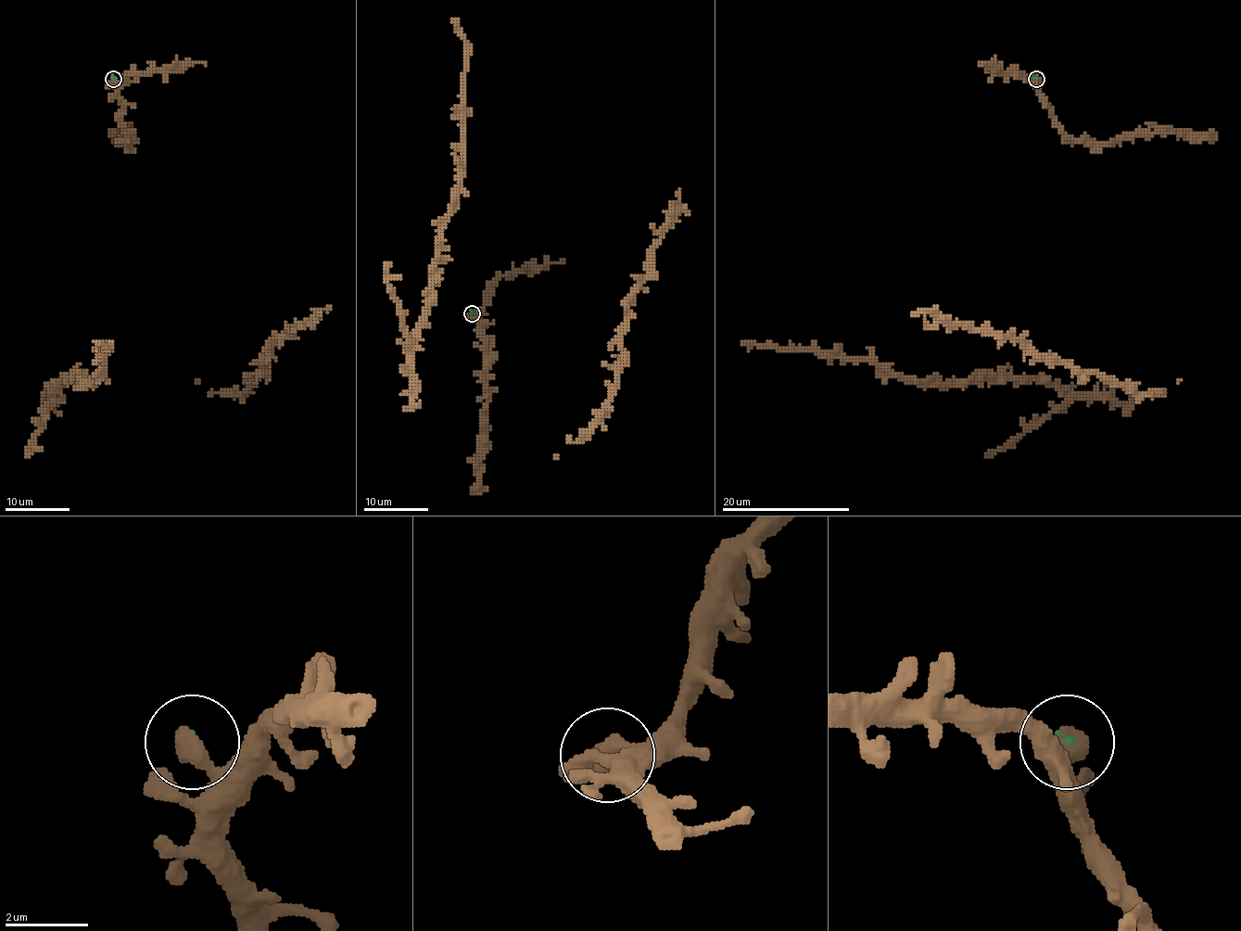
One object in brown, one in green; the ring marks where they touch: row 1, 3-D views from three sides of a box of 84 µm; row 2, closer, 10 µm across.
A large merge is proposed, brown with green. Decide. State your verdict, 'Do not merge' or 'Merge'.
Do not merge

